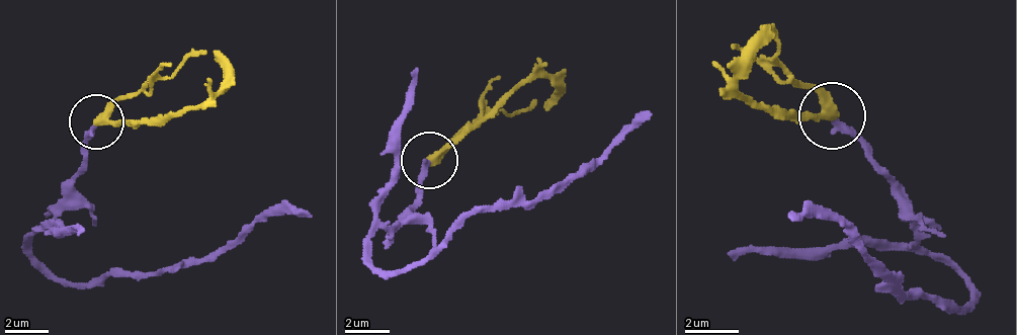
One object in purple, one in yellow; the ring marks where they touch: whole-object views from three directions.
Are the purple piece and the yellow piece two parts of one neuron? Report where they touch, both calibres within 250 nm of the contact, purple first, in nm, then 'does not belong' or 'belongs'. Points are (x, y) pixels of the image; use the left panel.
(96, 121) | 240/320 nm | belongs

